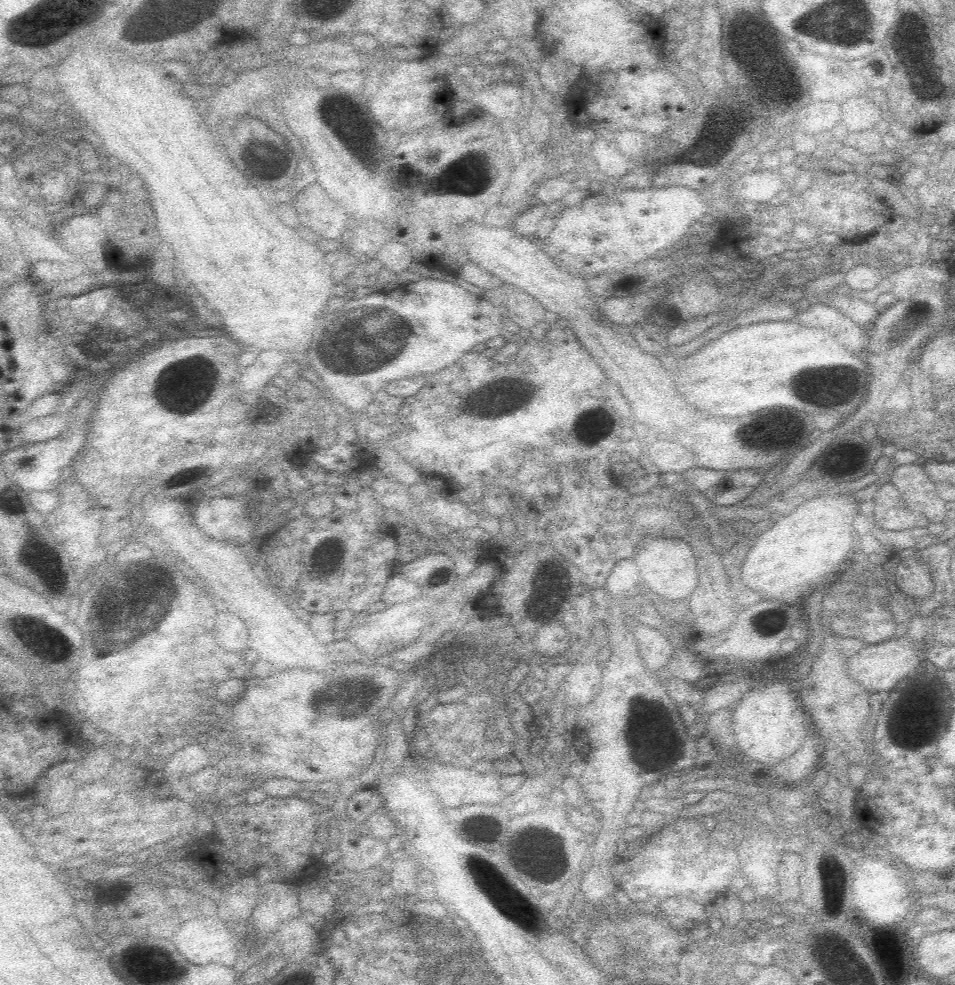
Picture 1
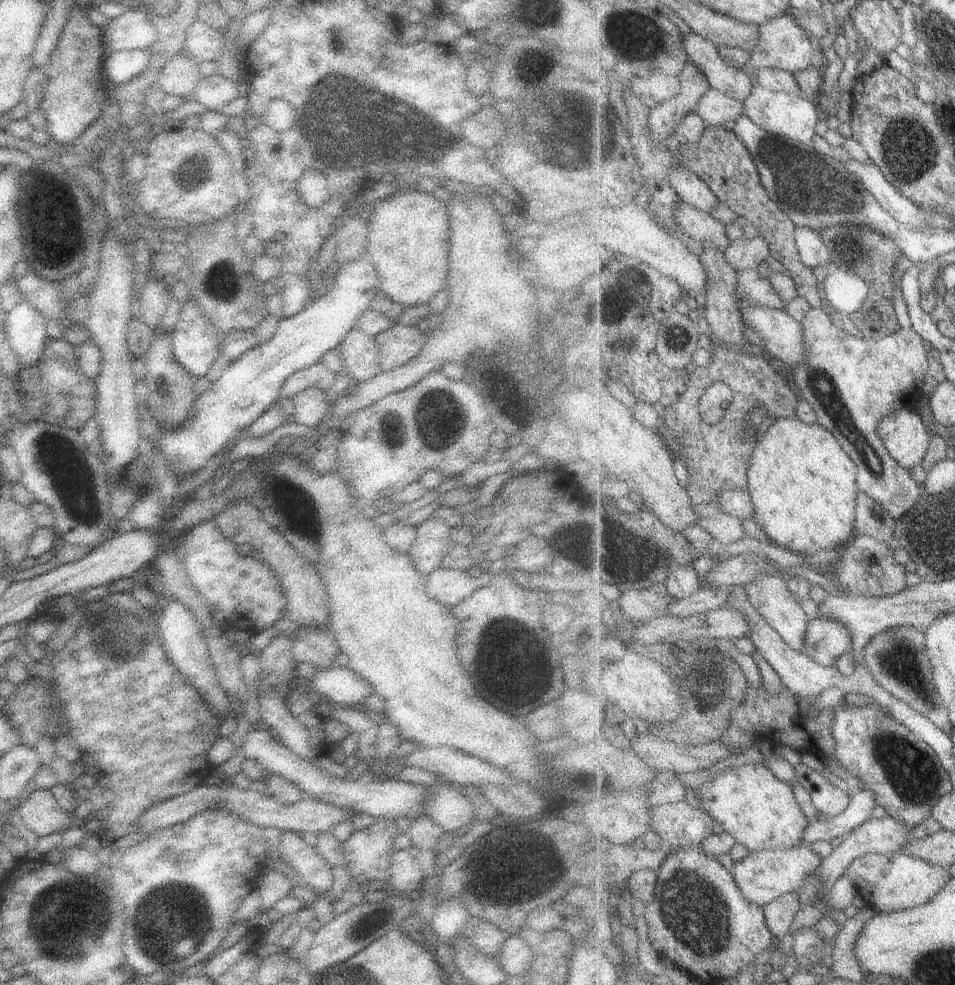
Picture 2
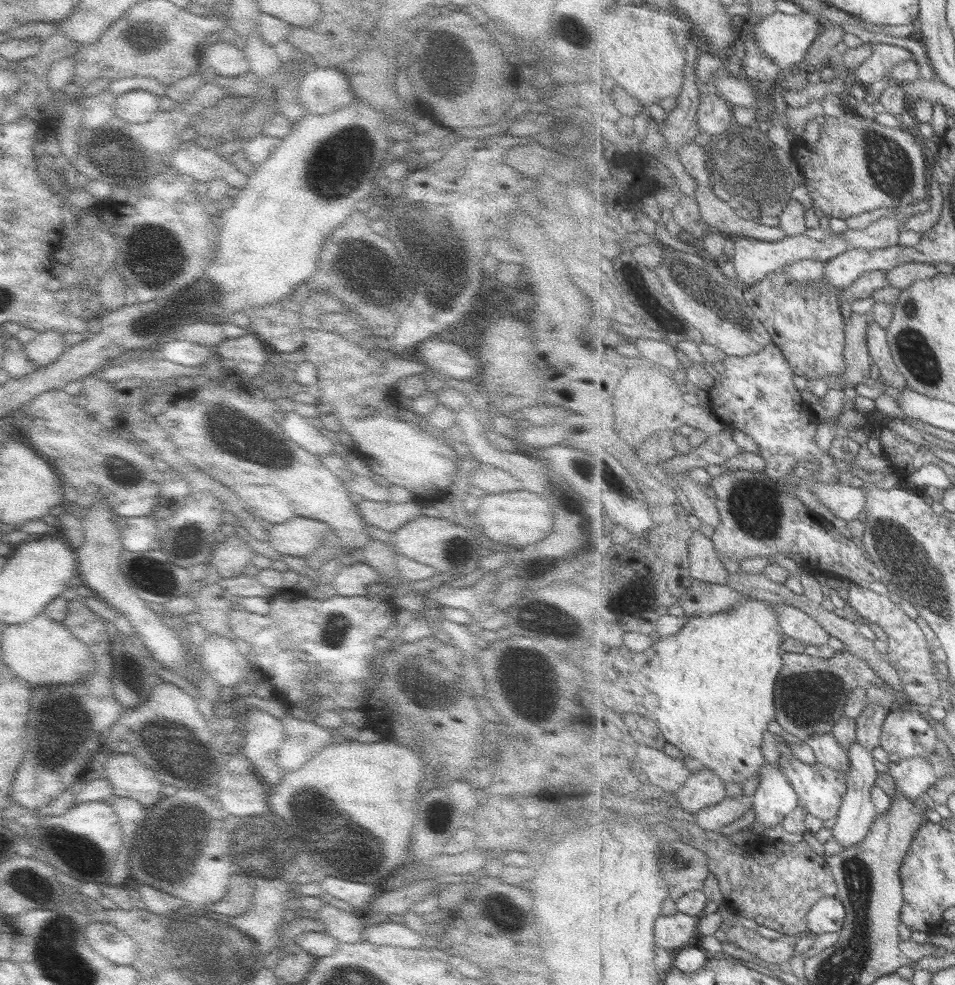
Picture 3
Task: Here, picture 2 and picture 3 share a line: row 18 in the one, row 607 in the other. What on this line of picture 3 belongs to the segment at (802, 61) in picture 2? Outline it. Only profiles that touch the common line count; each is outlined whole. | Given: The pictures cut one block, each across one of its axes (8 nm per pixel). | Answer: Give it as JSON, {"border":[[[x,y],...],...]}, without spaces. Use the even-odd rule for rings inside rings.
{"border":[[[778,604],[774,607],[777,608],[778,621],[786,637],[791,636],[805,646],[827,644],[830,633],[818,623],[814,616],[788,604]]]}

